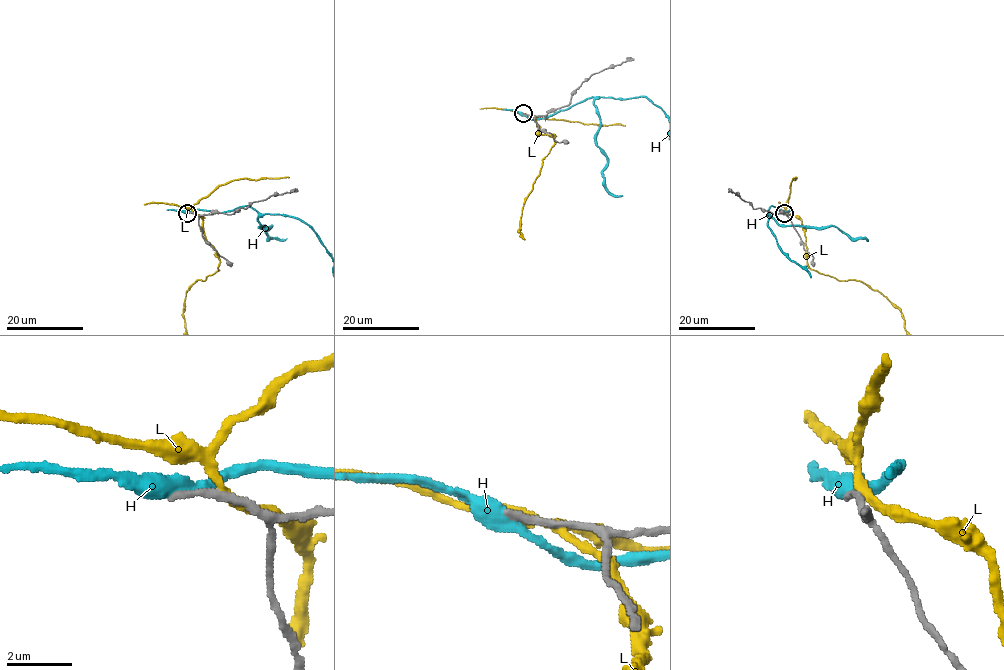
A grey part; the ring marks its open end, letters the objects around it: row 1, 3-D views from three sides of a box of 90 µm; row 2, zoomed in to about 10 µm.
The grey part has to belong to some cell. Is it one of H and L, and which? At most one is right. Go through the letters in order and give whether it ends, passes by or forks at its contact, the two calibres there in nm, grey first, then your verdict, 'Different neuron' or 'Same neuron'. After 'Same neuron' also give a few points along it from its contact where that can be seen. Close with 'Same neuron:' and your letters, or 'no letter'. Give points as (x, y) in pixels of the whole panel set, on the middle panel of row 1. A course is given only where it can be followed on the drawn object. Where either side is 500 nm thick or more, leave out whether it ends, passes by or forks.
H: It passes by. Thickness 240 nm (grey) against 480 nm. Different neuron
L: It passes by. Thickness 200 nm (grey) against 240 nm. Different neuron
Same neuron: no letter

